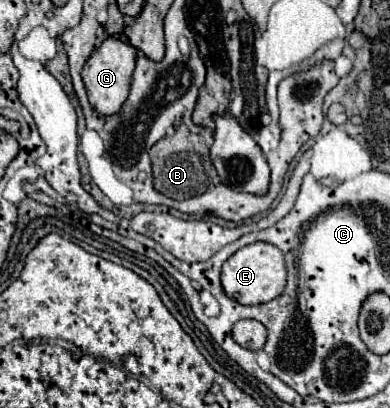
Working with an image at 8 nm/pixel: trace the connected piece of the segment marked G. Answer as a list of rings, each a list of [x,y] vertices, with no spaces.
[[[108,36],[100,48],[94,50],[94,54],[88,58],[82,70],[82,80],[88,90],[88,100],[90,104],[104,116],[116,114],[124,100],[128,98],[130,90],[130,80],[134,72],[134,62],[136,62],[136,48],[118,40],[116,36]]]

